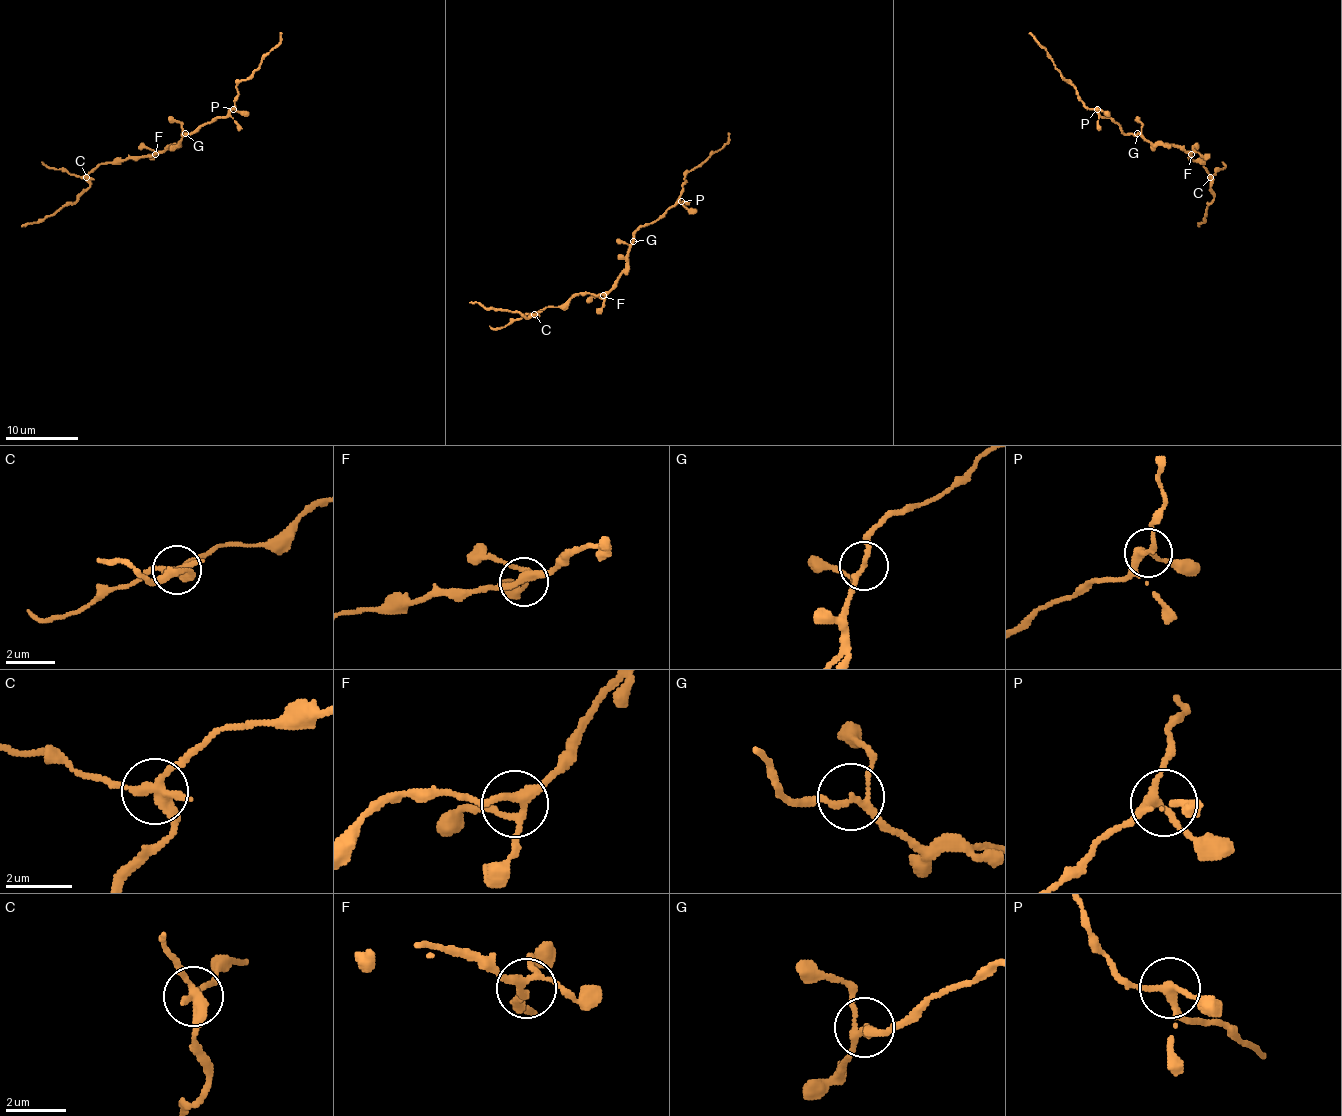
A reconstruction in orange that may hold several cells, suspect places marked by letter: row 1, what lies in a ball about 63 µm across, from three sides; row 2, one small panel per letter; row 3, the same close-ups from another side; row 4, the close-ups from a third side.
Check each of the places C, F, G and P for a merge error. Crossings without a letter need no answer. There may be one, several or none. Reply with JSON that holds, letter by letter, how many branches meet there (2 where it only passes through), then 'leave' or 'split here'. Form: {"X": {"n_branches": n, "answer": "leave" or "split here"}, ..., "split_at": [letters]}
{"C": {"n_branches": 3, "answer": "split here"}, "F": {"n_branches": 4, "answer": "leave"}, "G": {"n_branches": 3, "answer": "leave"}, "P": {"n_branches": 4, "answer": "leave"}, "split_at": ["C"]}

